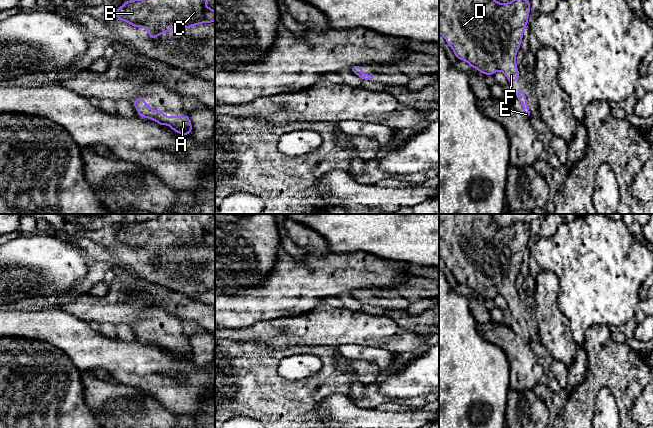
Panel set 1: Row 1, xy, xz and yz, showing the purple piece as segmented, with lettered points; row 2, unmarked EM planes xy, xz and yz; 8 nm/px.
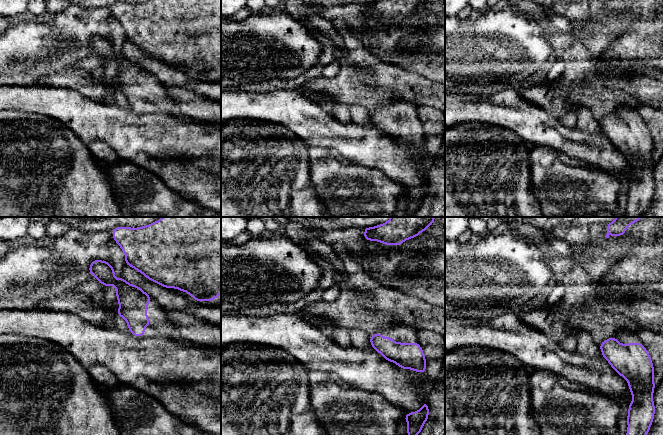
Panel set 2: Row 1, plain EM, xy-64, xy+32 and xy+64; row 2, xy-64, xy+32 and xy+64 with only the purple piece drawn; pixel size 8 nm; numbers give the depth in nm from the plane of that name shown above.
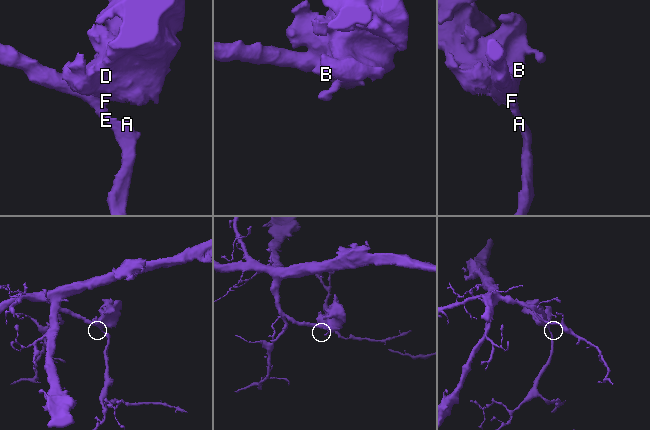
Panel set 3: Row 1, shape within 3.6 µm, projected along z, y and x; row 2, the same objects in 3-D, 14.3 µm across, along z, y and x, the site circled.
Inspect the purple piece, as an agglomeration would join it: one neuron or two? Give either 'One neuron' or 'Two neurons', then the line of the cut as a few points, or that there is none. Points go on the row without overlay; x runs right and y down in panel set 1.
One neuron. No split

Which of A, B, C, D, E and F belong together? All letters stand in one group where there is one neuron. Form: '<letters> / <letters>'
A B C D E F

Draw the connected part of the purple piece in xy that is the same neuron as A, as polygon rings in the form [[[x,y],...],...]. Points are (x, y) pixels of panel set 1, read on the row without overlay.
[[[141,319],[137,324],[133,324],[132,328],[137,333],[137,338],[142,342],[152,343],[161,350],[169,348],[170,353],[178,358],[192,358],[192,348],[189,339],[165,340],[163,334],[152,334],[150,328],[145,327],[144,319]]]

